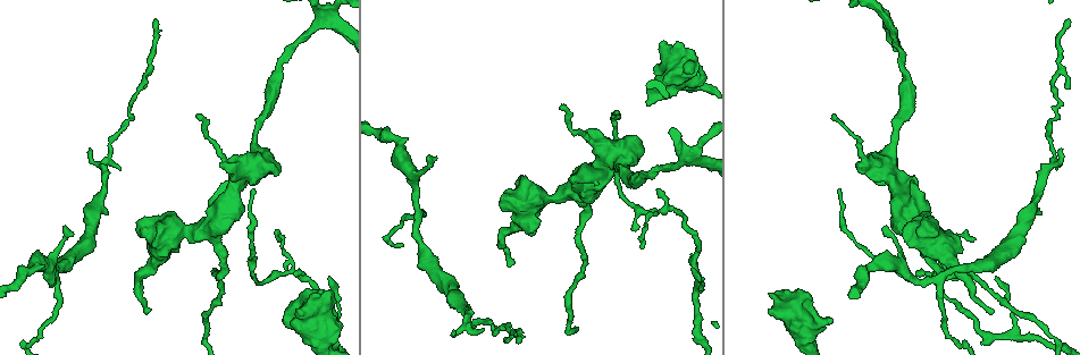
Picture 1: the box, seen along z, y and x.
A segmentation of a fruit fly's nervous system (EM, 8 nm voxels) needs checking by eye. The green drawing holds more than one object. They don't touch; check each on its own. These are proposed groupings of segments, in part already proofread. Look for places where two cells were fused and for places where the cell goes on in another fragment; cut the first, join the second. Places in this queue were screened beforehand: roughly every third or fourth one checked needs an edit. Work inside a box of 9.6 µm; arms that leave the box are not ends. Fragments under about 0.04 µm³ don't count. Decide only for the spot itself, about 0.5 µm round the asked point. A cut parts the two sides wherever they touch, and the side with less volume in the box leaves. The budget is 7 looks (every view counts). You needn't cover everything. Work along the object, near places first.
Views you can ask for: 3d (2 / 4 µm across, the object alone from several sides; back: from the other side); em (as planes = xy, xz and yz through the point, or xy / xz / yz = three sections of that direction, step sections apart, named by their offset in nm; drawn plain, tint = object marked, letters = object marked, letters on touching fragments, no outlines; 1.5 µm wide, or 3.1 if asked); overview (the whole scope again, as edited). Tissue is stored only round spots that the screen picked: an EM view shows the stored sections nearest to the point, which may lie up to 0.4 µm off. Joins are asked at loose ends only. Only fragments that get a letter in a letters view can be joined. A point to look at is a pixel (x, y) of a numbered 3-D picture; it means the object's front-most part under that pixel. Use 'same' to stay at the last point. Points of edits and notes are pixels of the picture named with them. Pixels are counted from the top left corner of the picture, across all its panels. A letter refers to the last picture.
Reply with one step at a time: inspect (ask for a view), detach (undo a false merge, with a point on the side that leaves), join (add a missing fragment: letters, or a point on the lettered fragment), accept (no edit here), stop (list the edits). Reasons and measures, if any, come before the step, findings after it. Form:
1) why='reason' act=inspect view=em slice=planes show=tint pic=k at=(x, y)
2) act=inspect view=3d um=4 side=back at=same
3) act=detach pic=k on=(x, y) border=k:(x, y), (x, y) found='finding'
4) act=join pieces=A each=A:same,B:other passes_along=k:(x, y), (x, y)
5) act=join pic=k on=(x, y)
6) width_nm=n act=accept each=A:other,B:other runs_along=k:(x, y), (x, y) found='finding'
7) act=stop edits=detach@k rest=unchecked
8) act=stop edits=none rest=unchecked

why='long arm stops here' act=inspect view=3d um=4 pic=1 at=(148, 311)

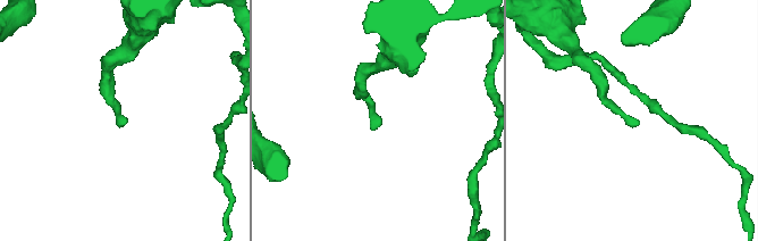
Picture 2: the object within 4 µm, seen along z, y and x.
why='need the tissue' act=inspect view=em slice=planes show=letters pic=2 at=(376, 129)

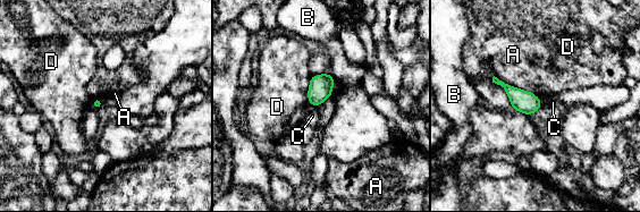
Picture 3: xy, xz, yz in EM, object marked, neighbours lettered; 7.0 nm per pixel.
longest_contact=A:260nm act=accept each=A:other,B:other,C:other,D:other border=3:(310, 104), (317, 108) found='no lettered fragment goes on from it'

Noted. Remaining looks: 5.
why='end of a long branch' act=inspect view=3d um=2 pic=1 at=(838, 189)

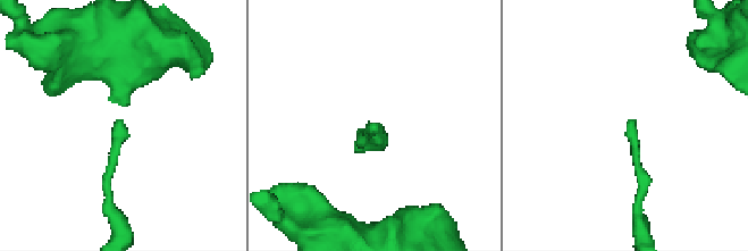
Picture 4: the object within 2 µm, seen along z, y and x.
act=inspect view=em slice=xy step=8 show=letters pic=4 at=(121, 122)

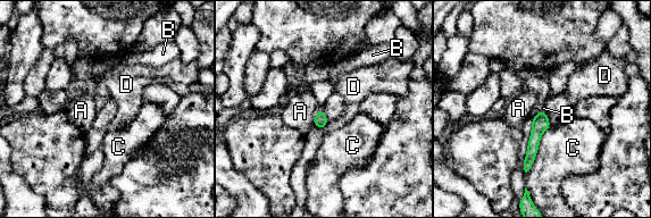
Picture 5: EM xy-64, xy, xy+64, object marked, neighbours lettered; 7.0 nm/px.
act=inspect view=em slice=planes show=letters at=same

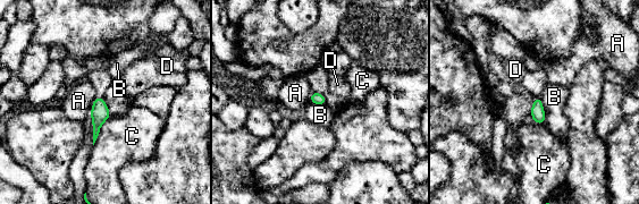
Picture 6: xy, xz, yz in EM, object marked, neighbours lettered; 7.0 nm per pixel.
width_nm=90 act=accept each=A:other,B:other,C:other,D:other border=6:(540, 98), (546, 122) found='no lettered fragment goes on from it'

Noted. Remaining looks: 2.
why='thick end' act=inspect view=em slice=planes show=tint pic=1 at=(646, 105)

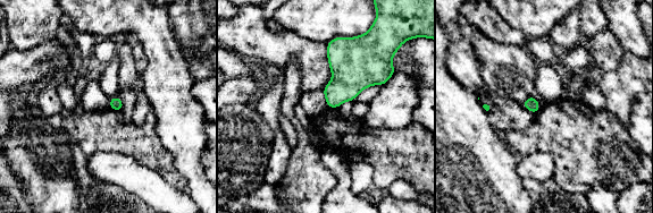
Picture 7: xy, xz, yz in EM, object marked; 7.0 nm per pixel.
act=inspect view=em slice=planes show=letters at=same

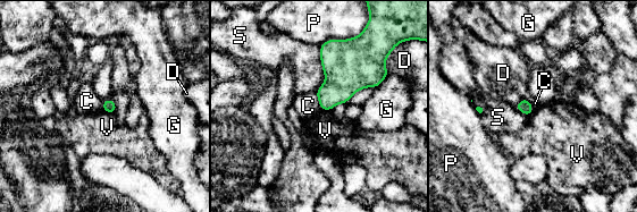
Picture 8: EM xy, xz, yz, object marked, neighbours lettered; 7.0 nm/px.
act=accept each=C:other,D:other,G:other,P:other,S:other,V:other border=8:(527, 98), (531, 106), (531, 113) found='none of them fits'

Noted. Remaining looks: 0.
act=stop edits=none rest=unchecked

